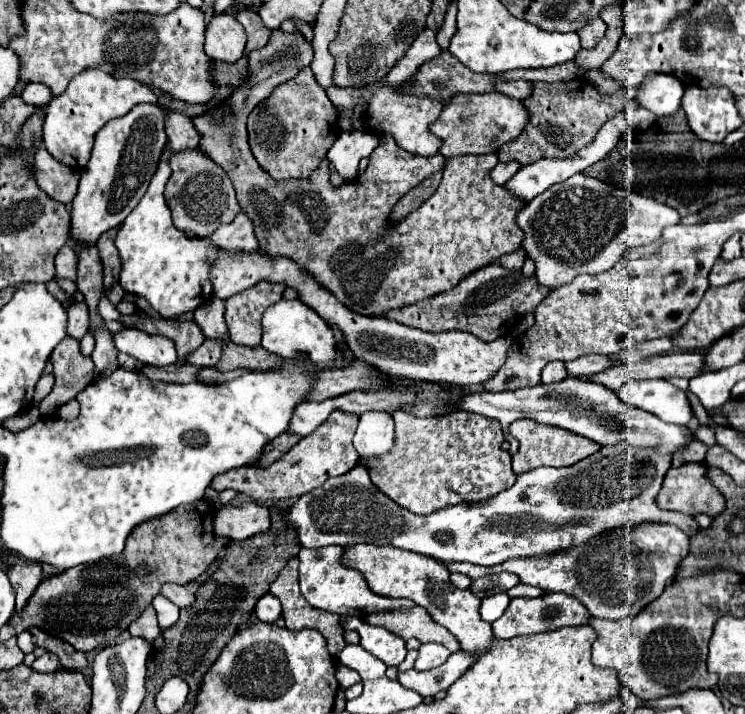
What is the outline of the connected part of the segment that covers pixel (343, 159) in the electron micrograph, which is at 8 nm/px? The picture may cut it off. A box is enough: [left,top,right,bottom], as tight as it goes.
[328,132,380,178]

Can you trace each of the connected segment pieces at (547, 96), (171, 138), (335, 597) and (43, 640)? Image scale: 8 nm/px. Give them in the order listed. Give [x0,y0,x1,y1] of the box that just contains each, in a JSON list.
[[498,78,628,166],[166,110,200,154],[300,546,416,616],[30,626,86,670]]

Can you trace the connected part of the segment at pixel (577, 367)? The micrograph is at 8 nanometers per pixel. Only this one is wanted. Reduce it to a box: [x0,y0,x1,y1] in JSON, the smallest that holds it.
[566,354,612,378]

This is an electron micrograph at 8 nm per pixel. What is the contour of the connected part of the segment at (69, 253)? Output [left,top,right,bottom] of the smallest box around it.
[56,244,76,280]

